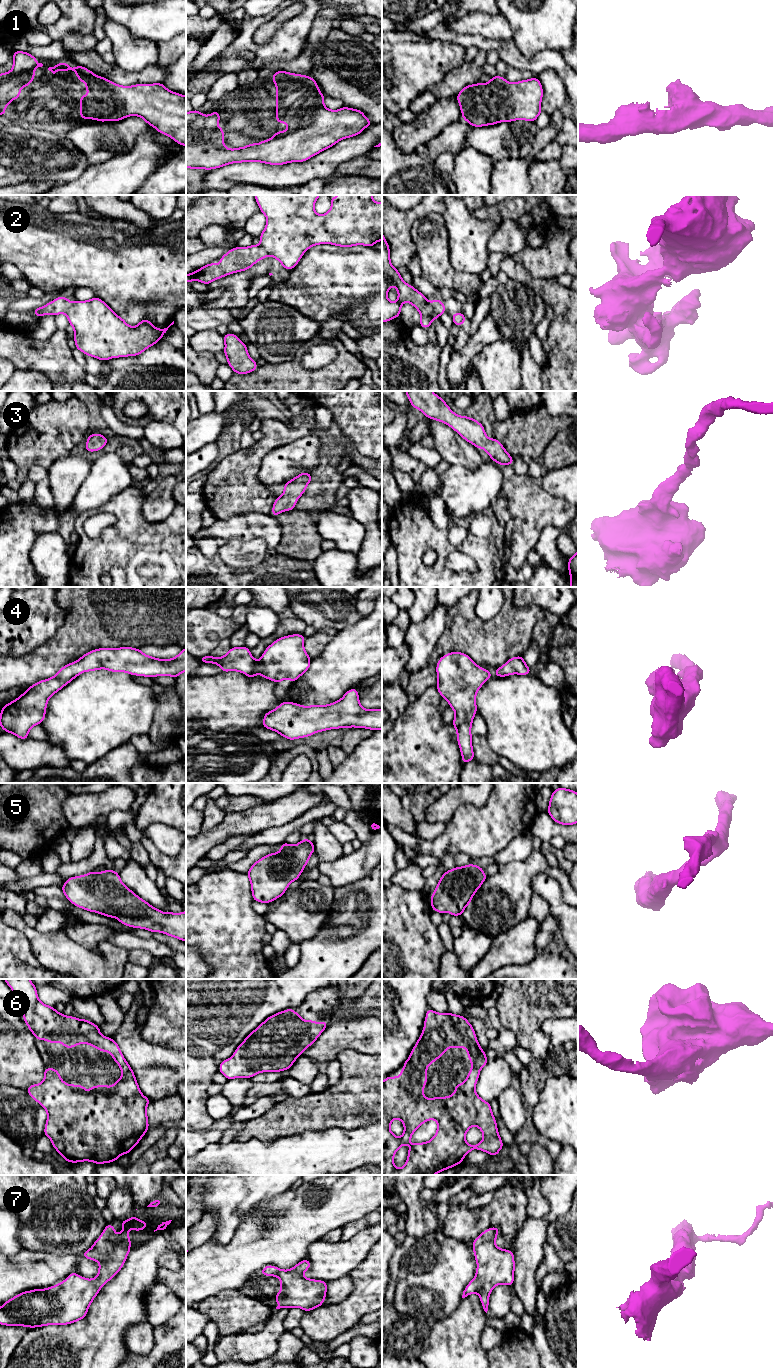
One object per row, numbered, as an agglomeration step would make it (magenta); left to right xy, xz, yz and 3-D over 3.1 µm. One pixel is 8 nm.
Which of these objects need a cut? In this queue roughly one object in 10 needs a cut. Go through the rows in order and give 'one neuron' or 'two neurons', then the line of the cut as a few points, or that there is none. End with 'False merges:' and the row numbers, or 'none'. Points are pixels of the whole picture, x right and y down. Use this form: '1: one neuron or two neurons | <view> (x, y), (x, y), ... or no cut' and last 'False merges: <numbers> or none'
1: one neuron | no cut
2: two neurons | yz (431, 303), (439, 315)
3: one neuron | no cut
4: one neuron | no cut
5: one neuron | no cut
6: one neuron | no cut
7: one neuron | no cut
False merges: 2

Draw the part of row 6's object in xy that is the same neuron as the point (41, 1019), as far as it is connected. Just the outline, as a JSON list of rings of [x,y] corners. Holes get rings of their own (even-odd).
[[[4,979],[24,1005],[23,1020],[36,1040],[46,1040],[55,1044],[59,1041],[65,1048],[77,1044],[90,1044],[101,1052],[110,1052],[112,1059],[120,1066],[123,1075],[111,1086],[66,1084],[55,1068],[44,1069],[44,1080],[27,1088],[28,1094],[47,1111],[44,1135],[51,1141],[54,1149],[63,1160],[71,1163],[90,1161],[104,1164],[116,1161],[139,1143],[149,1129],[146,1108],[151,1100],[145,1097],[138,1086],[132,1068],[122,1055],[120,1047],[113,1038],[102,1036],[100,1028],[85,1019],[65,1016],[52,1006],[42,1003],[36,986],[30,979]]]

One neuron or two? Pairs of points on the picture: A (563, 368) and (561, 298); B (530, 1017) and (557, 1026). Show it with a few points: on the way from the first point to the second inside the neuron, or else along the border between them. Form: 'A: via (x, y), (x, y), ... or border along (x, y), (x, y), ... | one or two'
A: via (565, 351), (565, 315) | one
B: border along (565, 1016), (545, 1019), (540, 1024), (548, 1044) | two

